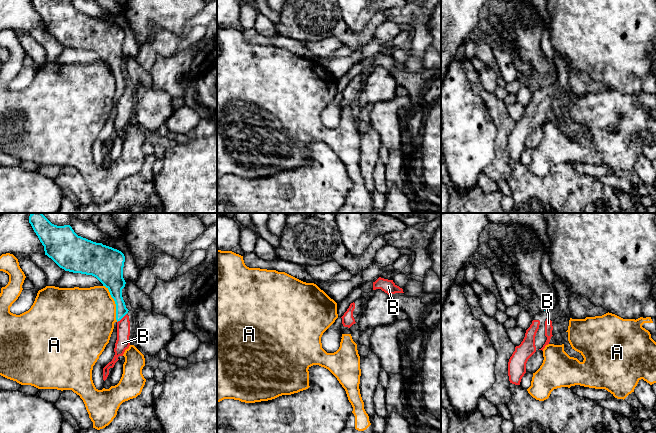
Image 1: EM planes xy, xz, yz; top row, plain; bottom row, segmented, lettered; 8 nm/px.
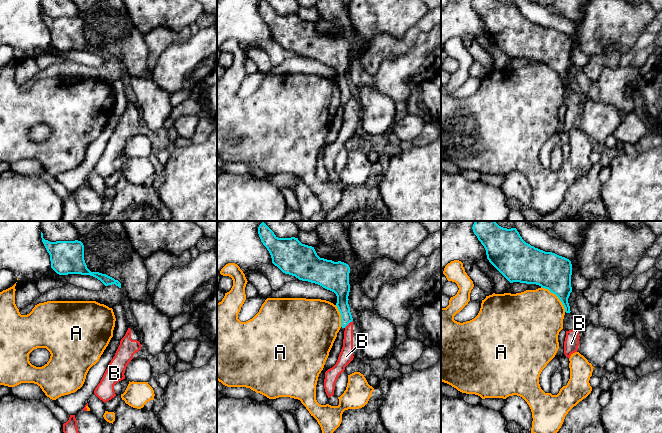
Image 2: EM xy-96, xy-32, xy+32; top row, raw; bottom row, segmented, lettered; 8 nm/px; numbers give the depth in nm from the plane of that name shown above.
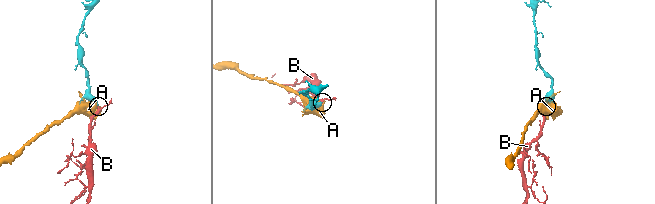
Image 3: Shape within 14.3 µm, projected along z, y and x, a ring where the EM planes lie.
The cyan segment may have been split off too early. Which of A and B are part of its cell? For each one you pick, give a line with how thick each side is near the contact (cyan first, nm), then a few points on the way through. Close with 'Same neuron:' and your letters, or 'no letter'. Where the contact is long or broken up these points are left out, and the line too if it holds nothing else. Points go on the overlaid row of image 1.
Same neuron: no letter

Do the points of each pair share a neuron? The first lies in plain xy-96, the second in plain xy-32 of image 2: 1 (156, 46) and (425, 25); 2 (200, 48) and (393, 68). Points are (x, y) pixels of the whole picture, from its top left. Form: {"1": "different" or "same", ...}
{"1": "same", "2": "same"}

